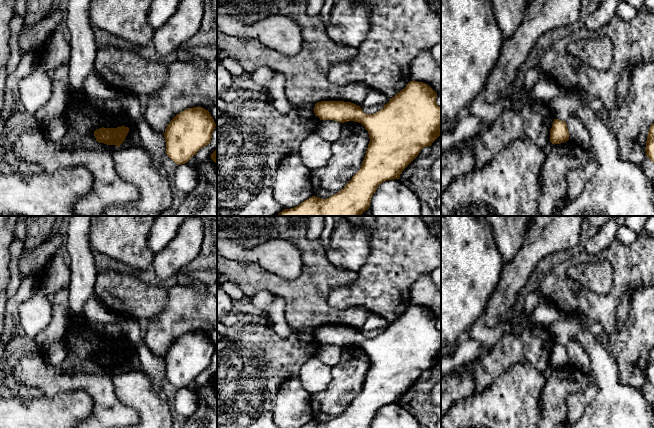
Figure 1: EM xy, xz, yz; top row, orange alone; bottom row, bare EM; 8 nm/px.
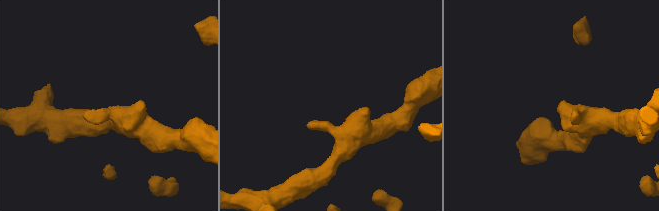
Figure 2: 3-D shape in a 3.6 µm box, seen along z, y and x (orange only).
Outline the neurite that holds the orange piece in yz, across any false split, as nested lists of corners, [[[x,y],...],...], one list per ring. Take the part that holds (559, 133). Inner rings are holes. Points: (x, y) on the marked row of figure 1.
[[[554,119],[552,128],[550,129],[550,142],[552,144],[560,144],[569,140],[569,131],[565,121]]]

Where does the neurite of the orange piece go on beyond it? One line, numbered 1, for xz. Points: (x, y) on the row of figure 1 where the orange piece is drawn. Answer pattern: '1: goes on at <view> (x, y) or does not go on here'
1: does not go on here

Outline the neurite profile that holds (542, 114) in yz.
[[[535,102],[523,112],[504,111],[483,133],[475,134],[453,147],[459,150],[471,147],[474,169],[480,169],[514,139],[529,138],[543,149],[550,142],[553,121],[554,114],[550,106]]]

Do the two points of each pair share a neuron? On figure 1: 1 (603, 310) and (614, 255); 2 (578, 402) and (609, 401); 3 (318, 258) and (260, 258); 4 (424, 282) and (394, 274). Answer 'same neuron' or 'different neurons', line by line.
1: same neuron
2: different neurons
3: different neurons
4: different neurons

